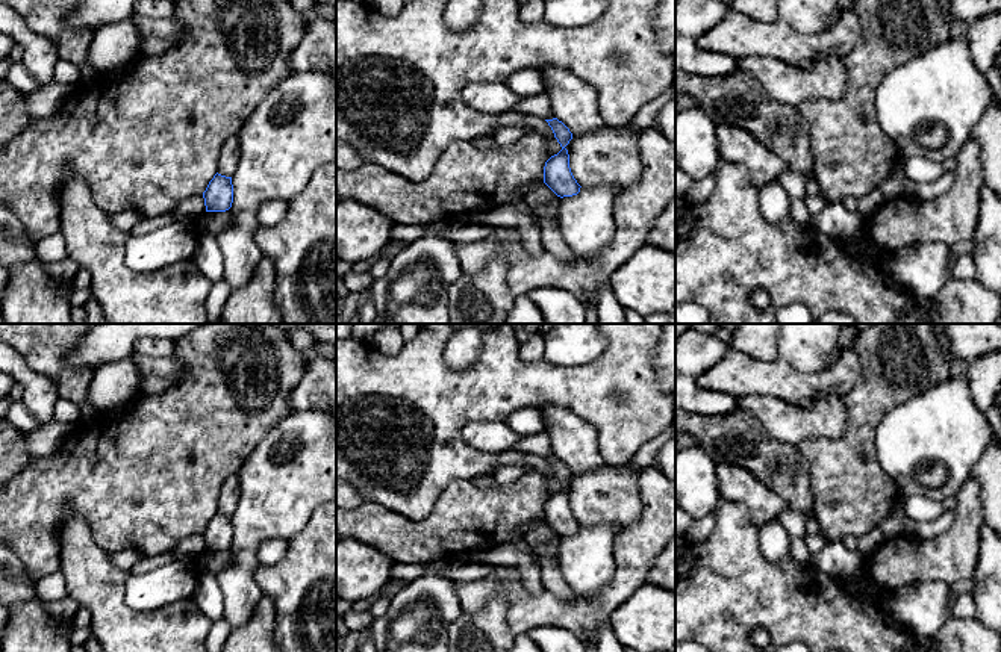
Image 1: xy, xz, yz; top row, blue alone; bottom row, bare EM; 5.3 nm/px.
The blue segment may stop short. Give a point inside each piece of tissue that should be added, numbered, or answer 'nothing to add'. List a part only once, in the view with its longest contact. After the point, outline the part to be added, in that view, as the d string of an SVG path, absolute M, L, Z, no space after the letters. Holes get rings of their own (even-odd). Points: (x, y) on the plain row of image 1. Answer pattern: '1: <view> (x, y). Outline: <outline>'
nothing to add

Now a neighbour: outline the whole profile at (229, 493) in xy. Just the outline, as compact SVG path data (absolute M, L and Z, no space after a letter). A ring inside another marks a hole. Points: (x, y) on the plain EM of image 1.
M238 473L227 477L220 489L218 513L232 516L239 502Z

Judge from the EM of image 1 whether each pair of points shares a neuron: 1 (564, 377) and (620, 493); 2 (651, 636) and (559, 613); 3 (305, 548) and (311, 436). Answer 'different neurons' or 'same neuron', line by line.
1: different neurons
2: different neurons
3: different neurons

